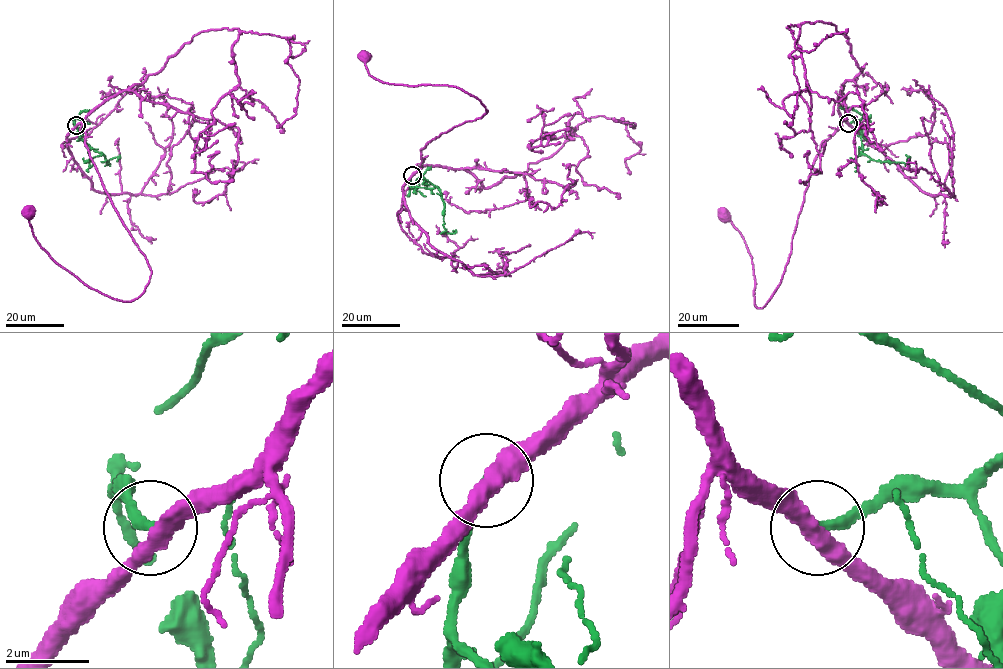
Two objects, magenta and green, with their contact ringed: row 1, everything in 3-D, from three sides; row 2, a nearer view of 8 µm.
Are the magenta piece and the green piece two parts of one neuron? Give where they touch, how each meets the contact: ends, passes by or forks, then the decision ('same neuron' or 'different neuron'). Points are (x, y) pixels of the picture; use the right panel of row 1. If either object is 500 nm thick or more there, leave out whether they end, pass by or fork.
place (848, 123); magenta passes by; green ends; different neuron

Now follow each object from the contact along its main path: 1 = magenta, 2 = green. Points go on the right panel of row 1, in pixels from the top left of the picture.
1: (848, 123), (840, 121), (822, 142), (791, 253), (762, 308), (755, 305), (751, 256), (742, 234), (722, 215)
2: (848, 123), (858, 121), (861, 125), (864, 154), (881, 162), (906, 163), (909, 156), (907, 161)

